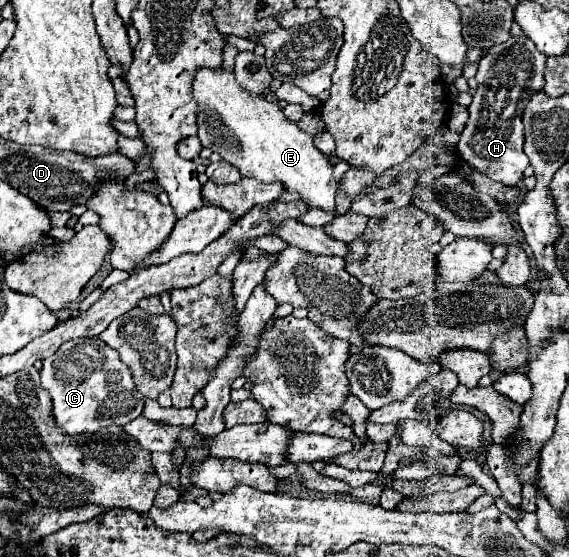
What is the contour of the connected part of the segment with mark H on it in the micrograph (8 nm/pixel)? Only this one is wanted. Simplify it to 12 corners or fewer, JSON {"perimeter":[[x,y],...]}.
{"perimeter":[[526,35],[478,63],[457,161],[506,187],[528,167],[522,111],[546,55]]}

